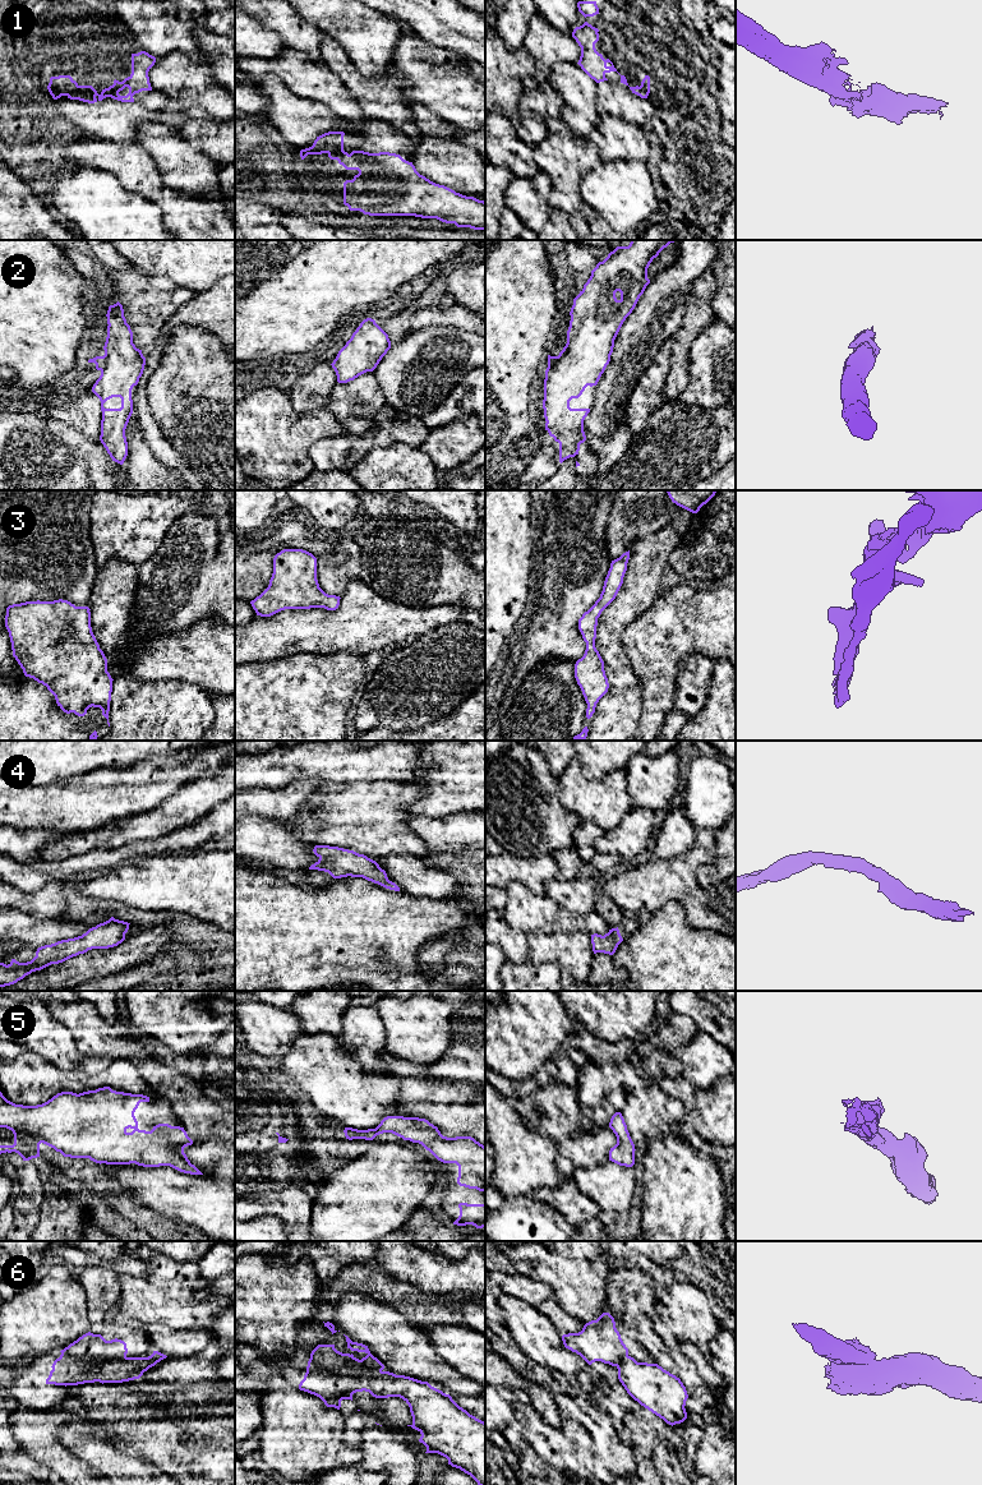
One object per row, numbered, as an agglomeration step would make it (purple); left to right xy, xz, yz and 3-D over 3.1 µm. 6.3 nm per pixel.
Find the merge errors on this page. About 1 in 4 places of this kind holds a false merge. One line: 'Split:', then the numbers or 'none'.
Split: 6

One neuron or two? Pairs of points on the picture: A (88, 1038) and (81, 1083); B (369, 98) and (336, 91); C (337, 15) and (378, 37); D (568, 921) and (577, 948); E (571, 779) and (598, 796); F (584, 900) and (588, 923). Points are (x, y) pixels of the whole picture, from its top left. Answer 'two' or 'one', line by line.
A: two
B: two
C: one
D: two
E: one
F: two

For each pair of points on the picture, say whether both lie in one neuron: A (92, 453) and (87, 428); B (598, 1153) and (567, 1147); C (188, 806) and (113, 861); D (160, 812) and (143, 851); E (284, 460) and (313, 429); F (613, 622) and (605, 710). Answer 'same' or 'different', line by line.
A: different
B: same
C: different
D: different
E: same
F: same

